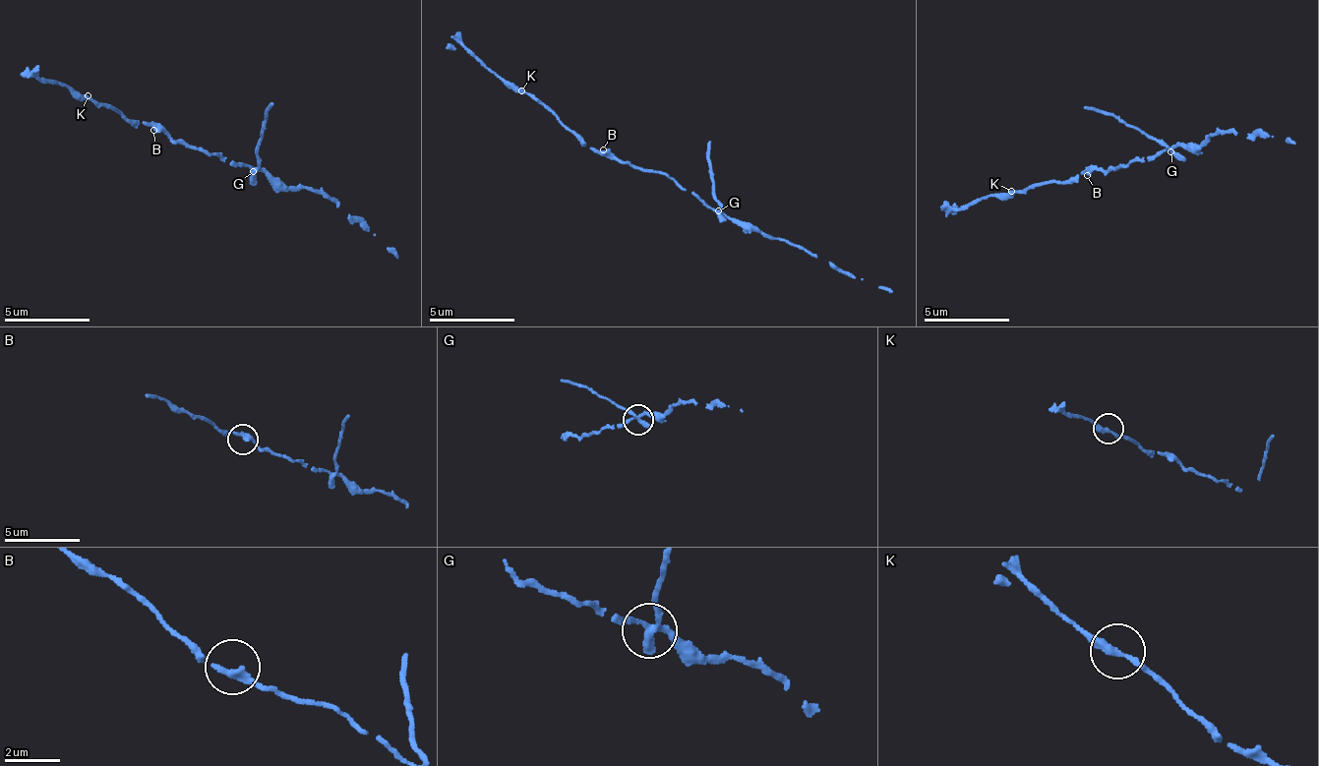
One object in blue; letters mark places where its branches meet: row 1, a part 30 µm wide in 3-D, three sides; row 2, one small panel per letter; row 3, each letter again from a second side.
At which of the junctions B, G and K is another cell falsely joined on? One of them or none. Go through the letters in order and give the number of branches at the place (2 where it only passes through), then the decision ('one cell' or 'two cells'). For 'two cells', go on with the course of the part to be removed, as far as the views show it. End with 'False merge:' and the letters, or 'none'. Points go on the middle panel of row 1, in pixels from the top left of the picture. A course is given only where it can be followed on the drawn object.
B: 2 branches meet; one cell
G: 3 branches meet; two cells; foreign part runs (717, 209), (708, 141)
K: 2 branches meet; one cell
False merge: G

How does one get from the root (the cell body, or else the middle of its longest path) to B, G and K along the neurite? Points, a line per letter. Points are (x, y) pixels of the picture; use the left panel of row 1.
B: (209, 153), (186, 148), (171, 137), (153, 130)
G: (209, 153), (249, 166), (252, 171)
K: (209, 153), (186, 148), (171, 137), (152, 132), (149, 126), (133, 123), (90, 101), (88, 95)

